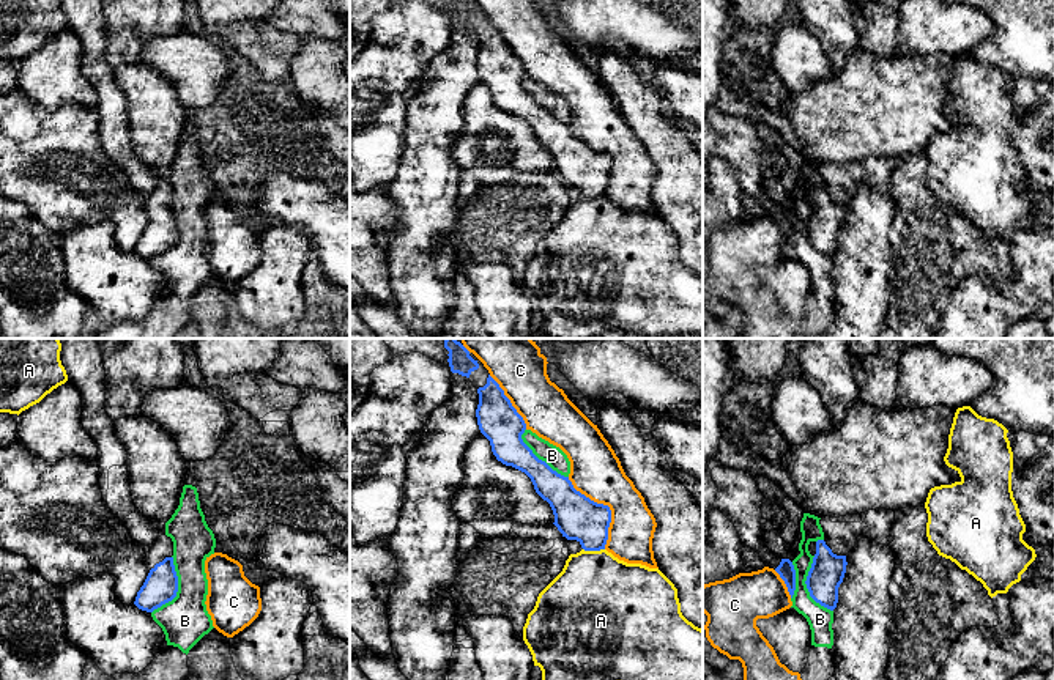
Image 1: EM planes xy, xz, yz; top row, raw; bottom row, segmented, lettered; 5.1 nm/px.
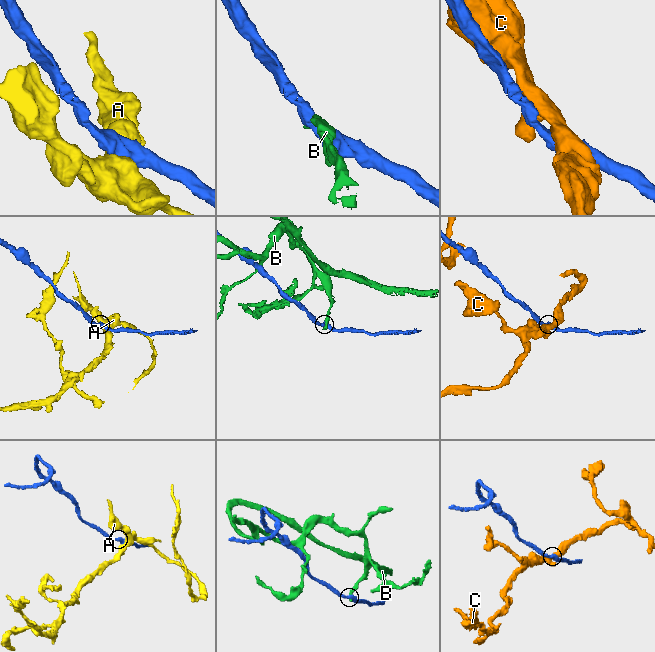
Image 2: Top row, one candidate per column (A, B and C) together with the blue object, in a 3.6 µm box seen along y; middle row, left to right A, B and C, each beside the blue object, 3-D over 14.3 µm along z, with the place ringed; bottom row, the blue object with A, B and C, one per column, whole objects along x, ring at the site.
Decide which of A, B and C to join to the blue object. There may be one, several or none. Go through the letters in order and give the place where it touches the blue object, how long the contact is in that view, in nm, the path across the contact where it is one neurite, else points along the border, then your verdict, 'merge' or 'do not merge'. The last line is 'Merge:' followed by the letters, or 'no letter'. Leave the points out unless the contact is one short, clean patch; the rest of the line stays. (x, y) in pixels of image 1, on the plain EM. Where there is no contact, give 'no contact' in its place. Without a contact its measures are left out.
A: xz (594, 197) | 110 nm | do not merge
B: xy (177, 235) | 320 nm | do not merge
C: xz (607, 153) | 420 nm | do not merge
Merge: no letter

